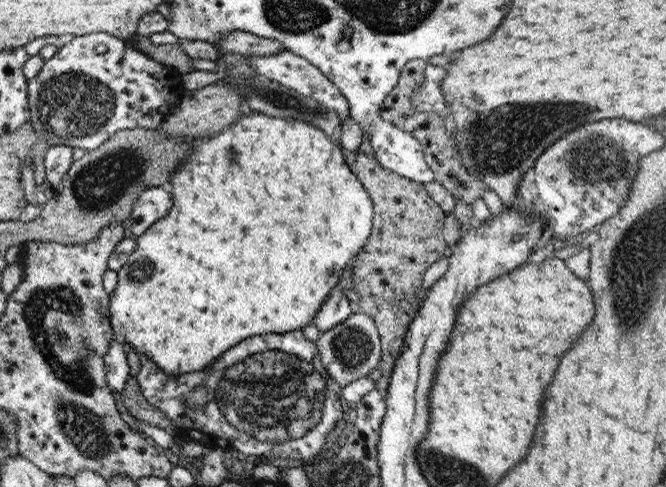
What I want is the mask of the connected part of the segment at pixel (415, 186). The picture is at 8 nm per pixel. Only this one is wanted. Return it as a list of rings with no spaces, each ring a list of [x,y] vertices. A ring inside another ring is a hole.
[[[358,149],[354,151],[344,150],[344,158],[346,165],[352,169],[352,172],[364,185],[364,189],[368,191],[374,205],[371,235],[368,237],[366,245],[358,251],[358,254],[349,264],[352,268],[352,280],[354,280],[353,290],[359,294],[357,301],[360,307],[355,309],[368,314],[372,318],[372,322],[375,322],[378,327],[382,346],[382,361],[380,361],[382,376],[390,377],[394,364],[396,364],[396,358],[400,356],[400,352],[404,348],[404,336],[408,326],[412,322],[413,316],[417,314],[418,289],[425,282],[424,275],[433,262],[444,256],[444,250],[447,246],[442,229],[446,216],[438,203],[428,196],[423,183],[412,181],[389,171],[373,156]]]

